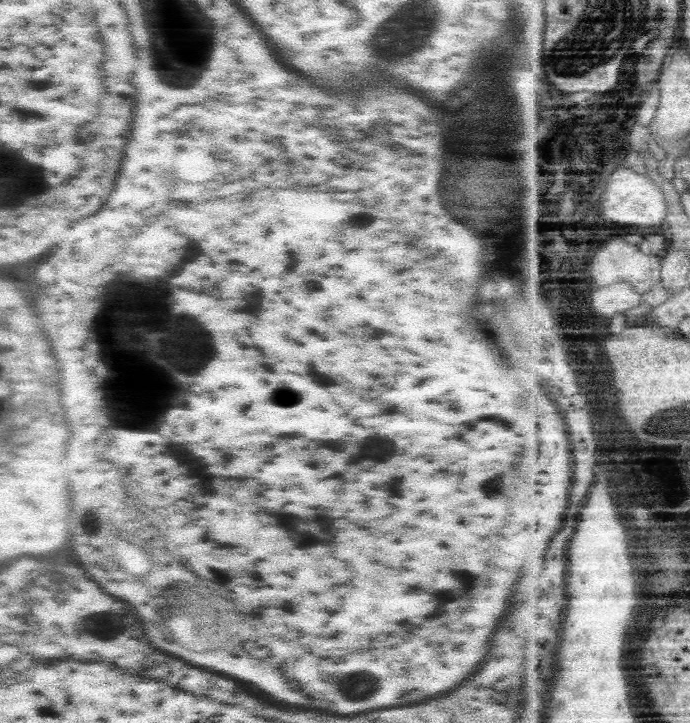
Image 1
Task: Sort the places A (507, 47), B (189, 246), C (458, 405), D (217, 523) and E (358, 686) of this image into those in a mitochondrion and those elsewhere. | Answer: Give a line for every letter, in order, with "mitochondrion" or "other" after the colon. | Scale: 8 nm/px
A: mitochondrion
B: mitochondrion
C: mitochondrion
D: other
E: mitochondrion

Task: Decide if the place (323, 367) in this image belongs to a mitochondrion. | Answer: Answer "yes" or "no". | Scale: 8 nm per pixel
yes

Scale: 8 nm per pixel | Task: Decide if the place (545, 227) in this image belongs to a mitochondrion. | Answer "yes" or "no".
no

